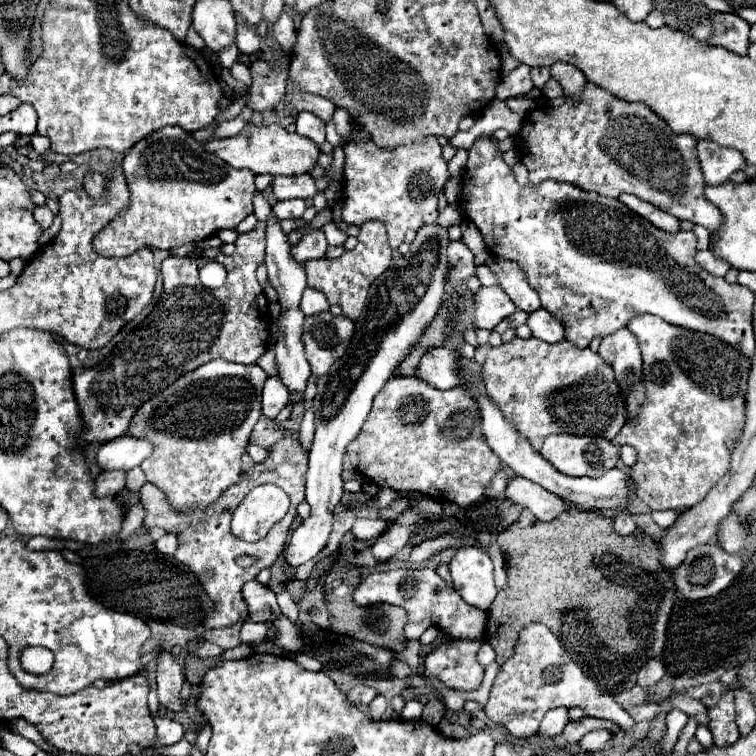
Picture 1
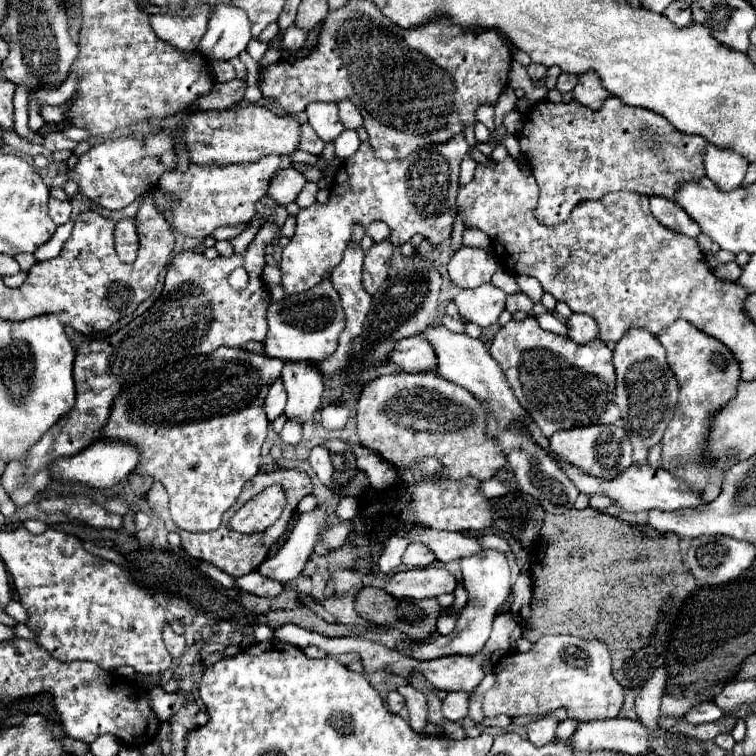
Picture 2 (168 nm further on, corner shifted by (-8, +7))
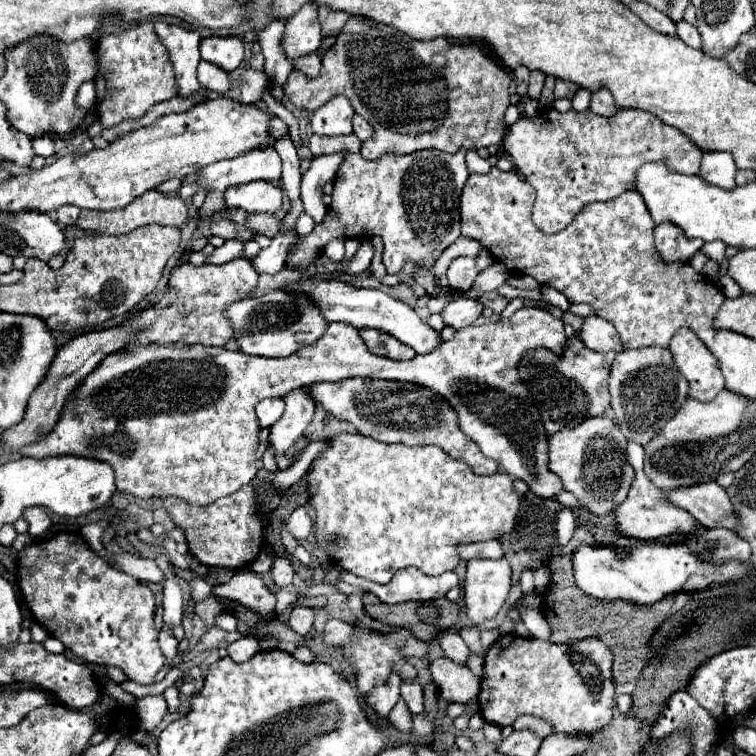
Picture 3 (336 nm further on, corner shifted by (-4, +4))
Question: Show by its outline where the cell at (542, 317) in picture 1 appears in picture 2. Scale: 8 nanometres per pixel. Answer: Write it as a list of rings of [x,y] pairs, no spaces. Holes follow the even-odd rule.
[[[574,313],[568,319],[568,337],[576,343],[588,343],[598,337],[598,323],[594,323],[594,317]]]

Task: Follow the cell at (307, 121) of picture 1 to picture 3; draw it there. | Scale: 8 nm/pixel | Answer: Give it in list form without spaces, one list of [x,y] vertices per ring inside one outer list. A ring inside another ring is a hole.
[[[342,96],[332,98],[322,108],[316,108],[312,114],[312,132],[318,136],[338,136],[350,134],[350,120],[354,116],[354,108]]]

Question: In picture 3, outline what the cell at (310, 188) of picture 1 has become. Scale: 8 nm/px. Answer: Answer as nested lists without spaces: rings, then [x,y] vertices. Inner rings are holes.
[[[256,180],[242,186],[230,186],[226,190],[226,204],[232,210],[242,208],[246,212],[274,214],[282,208],[282,188],[266,180]]]

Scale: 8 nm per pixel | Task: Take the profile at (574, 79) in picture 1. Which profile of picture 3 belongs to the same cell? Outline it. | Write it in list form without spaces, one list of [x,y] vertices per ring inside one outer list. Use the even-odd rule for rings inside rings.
[[[600,88],[596,92],[592,92],[592,100],[590,100],[590,112],[600,114],[600,116],[612,116],[616,112],[616,104],[614,98],[610,96],[610,92],[606,88]]]

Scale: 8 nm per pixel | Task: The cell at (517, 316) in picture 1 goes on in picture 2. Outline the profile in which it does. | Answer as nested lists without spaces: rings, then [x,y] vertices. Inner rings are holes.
[[[514,293],[514,295],[508,295],[508,297],[506,297],[506,309],[508,309],[510,313],[514,313],[514,311],[530,313],[532,307],[534,307],[534,303],[532,303],[530,297],[524,295],[524,293]]]

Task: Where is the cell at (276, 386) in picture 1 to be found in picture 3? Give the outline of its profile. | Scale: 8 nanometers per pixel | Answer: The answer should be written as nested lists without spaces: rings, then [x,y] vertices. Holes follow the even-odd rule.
[[[266,398],[256,406],[256,416],[262,428],[270,428],[282,414],[284,414],[282,398]]]

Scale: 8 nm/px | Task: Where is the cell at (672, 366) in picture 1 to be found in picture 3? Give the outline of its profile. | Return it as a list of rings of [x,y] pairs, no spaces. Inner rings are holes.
[[[680,328],[672,336],[668,350],[674,356],[676,368],[690,384],[690,398],[708,402],[724,388],[724,376],[720,364],[716,364],[716,356],[694,332],[690,332],[690,328]]]

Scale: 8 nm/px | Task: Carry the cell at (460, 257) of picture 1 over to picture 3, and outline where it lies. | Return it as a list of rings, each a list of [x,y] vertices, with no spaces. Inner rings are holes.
[[[462,256],[462,258],[452,260],[446,276],[448,276],[450,288],[454,288],[454,290],[470,290],[470,286],[474,284],[474,280],[478,276],[474,258]]]

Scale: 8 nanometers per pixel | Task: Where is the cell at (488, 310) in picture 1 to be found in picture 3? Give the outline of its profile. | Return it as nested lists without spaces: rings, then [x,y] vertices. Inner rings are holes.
[[[458,298],[454,302],[450,302],[444,312],[442,318],[448,326],[454,326],[456,330],[462,330],[466,326],[476,324],[476,320],[482,316],[484,306],[478,300],[472,298]]]

